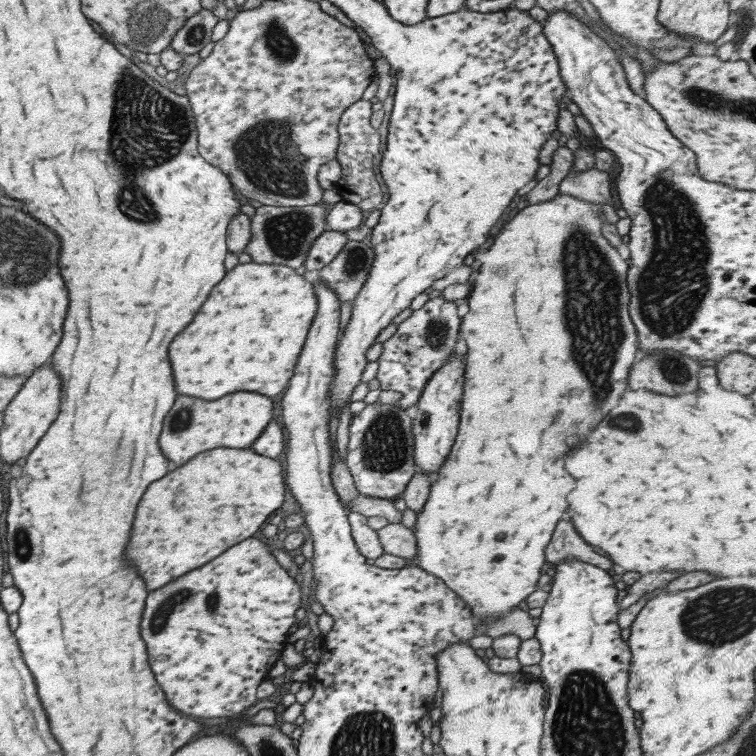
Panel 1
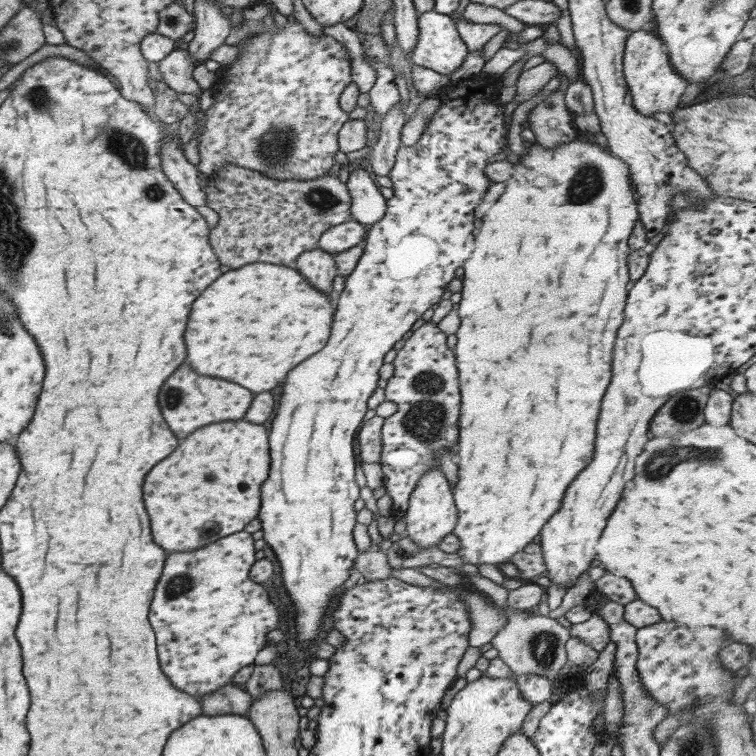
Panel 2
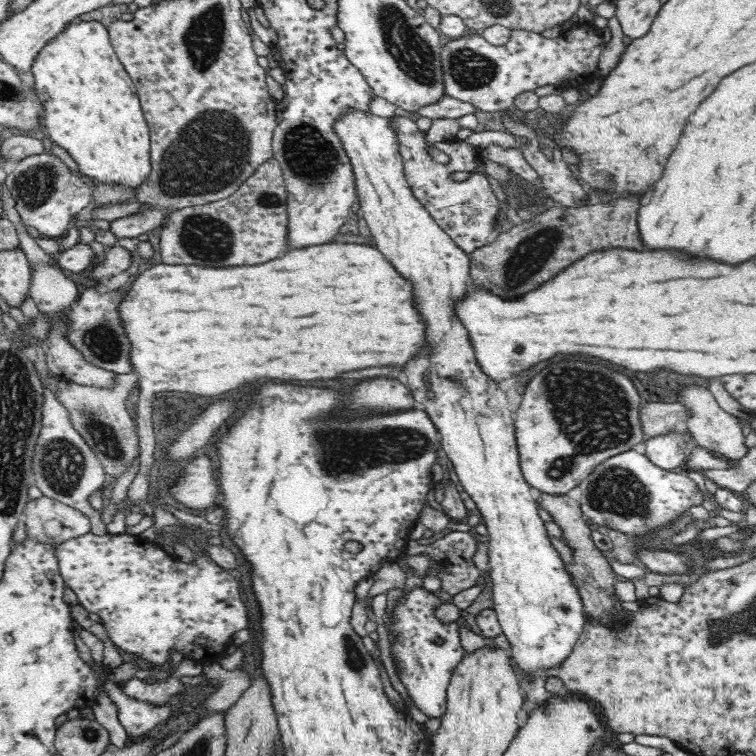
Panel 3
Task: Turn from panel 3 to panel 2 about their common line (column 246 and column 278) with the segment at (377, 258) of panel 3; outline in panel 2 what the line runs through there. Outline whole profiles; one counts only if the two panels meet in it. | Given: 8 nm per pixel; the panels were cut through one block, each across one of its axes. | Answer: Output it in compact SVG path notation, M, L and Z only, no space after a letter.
M255 262L251 266L241 266L239 270L229 270L221 274L191 306L191 314L185 328L187 364L203 376L217 376L235 382L249 392L267 392L283 382L285 374L323 348L329 336L329 326L333 318L331 298L315 288L311 288L301 274L287 266L271 266Z

